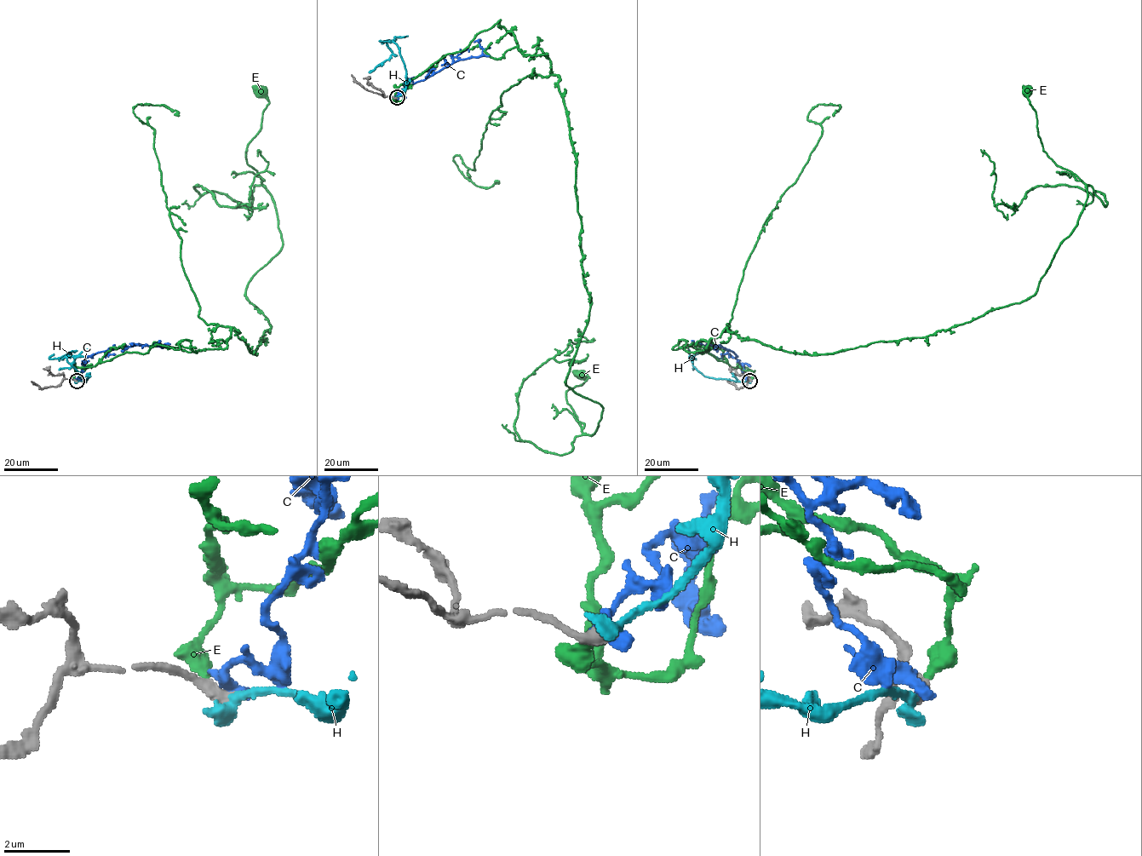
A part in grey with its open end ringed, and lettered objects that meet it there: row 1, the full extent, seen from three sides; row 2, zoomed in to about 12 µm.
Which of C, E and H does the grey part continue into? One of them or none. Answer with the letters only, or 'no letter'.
H

